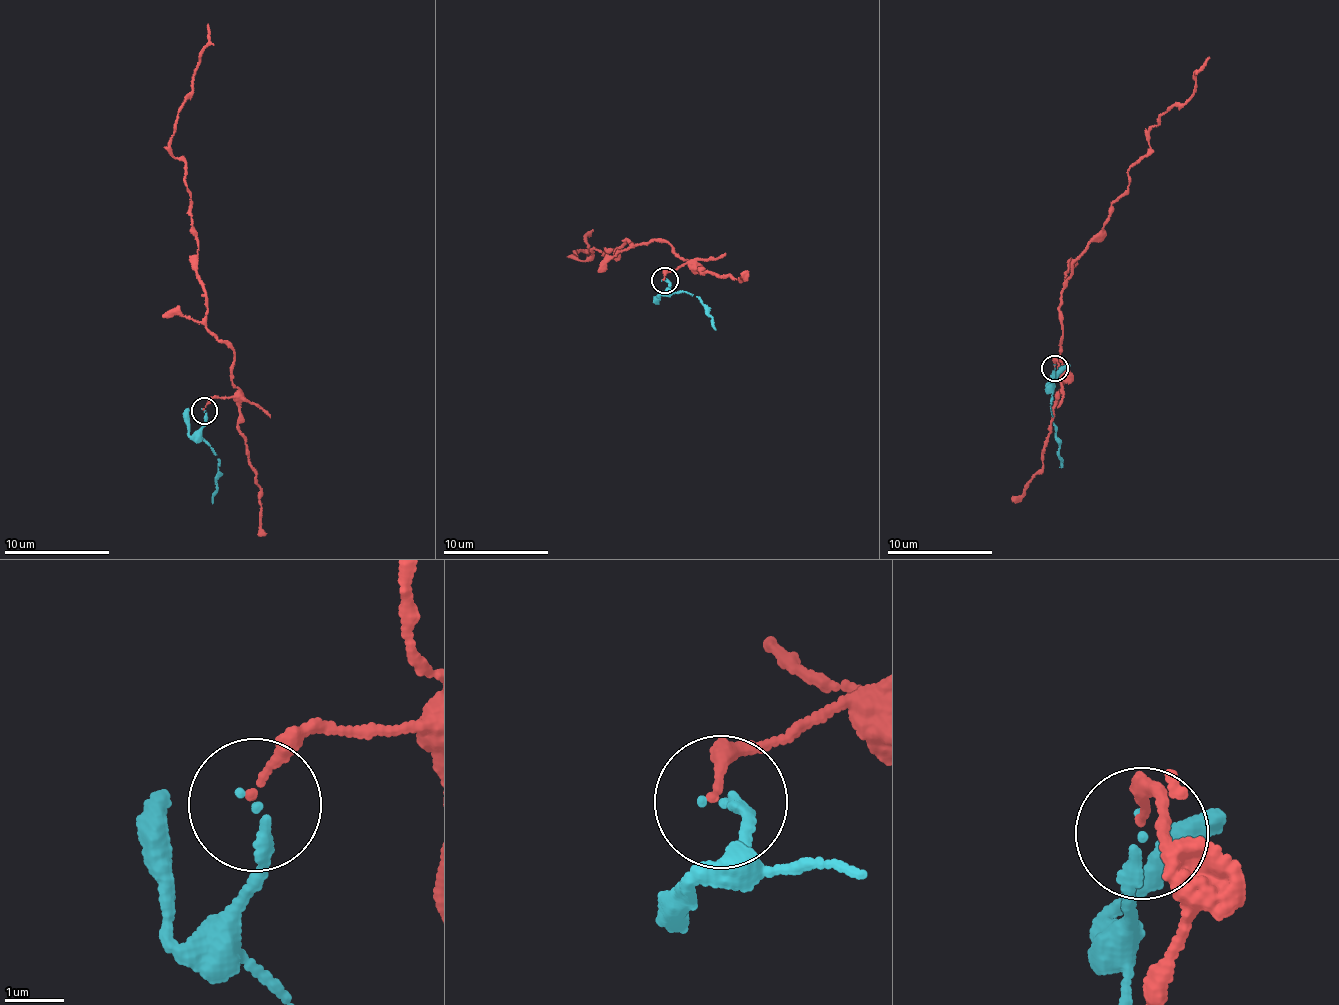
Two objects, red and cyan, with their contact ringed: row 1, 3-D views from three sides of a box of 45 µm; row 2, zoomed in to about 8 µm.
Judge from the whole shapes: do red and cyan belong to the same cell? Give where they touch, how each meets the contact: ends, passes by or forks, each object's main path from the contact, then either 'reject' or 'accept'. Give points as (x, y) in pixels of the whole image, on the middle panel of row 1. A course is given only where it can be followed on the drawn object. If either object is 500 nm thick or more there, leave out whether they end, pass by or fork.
(665, 280) | red ends | cyan ends | red via (664, 279), (690, 261), (667, 243), (628, 240), (582, 261), (571, 255), (588, 252), (586, 236) | cyan via (665, 280), (672, 294), (682, 291), (700, 301), (714, 320), (714, 329) | reject

